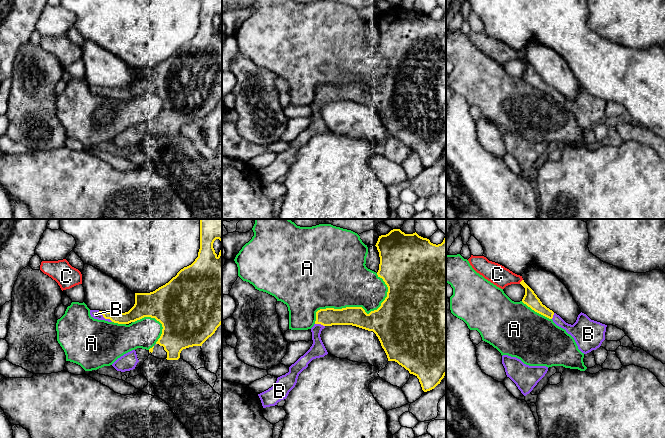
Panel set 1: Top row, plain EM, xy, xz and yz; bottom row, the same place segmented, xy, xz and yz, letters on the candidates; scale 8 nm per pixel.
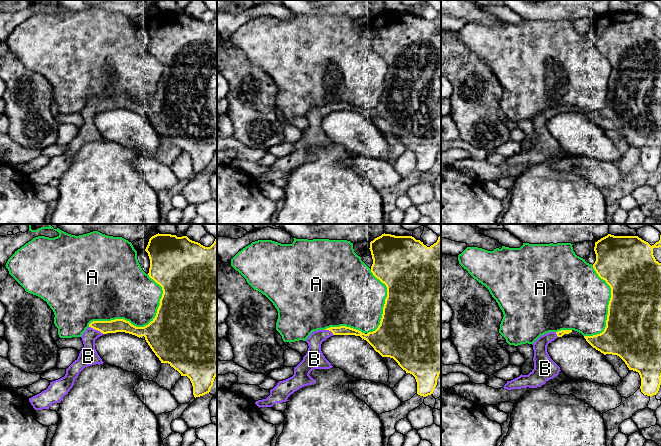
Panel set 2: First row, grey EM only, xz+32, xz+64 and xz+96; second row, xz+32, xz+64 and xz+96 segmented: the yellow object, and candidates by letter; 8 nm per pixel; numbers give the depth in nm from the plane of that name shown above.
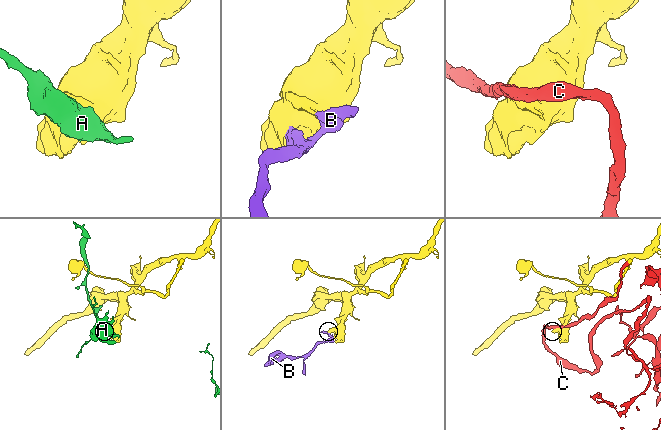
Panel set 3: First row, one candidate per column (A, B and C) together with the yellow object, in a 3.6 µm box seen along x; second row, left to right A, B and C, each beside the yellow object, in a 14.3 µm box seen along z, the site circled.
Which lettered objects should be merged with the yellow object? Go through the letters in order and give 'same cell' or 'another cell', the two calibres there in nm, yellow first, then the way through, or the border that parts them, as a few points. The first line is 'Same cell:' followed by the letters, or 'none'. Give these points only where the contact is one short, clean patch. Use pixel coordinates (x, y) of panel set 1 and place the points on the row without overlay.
Same cell: B
A: another cell; 200 nm thick on the yellow side, 460 nm on the other
B: same cell; 110 nm thick on the yellow side, 70 nm on the other
C: another cell; 110 nm thick on the yellow side, 160 nm on the other

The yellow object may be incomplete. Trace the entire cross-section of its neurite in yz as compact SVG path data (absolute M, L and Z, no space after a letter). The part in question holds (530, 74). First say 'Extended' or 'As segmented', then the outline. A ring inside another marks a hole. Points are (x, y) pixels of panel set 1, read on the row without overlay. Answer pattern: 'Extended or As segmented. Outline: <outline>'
Extended. Outline: M522 56L520 60L525 64L525 71L522 78L535 88L552 95L553 98L566 106L570 110L578 125L587 130L592 126L596 126L605 116L605 108L607 101L591 96L586 90L580 89L576 98L571 101L566 99L559 91L542 80L534 67Z

